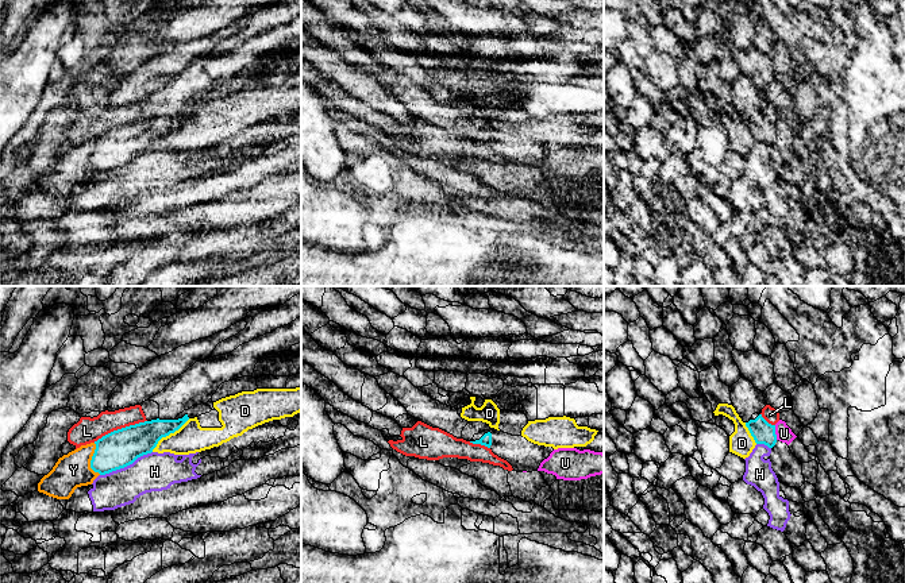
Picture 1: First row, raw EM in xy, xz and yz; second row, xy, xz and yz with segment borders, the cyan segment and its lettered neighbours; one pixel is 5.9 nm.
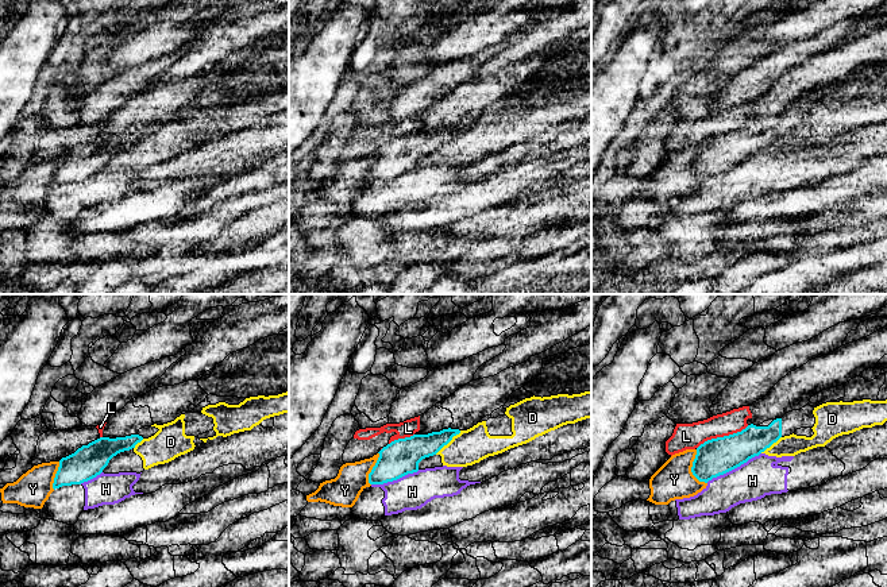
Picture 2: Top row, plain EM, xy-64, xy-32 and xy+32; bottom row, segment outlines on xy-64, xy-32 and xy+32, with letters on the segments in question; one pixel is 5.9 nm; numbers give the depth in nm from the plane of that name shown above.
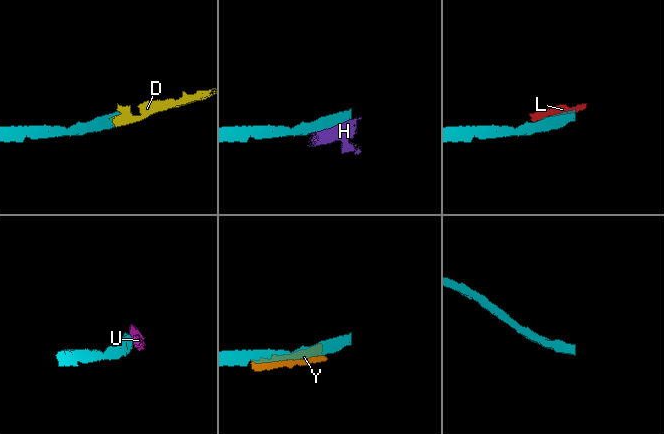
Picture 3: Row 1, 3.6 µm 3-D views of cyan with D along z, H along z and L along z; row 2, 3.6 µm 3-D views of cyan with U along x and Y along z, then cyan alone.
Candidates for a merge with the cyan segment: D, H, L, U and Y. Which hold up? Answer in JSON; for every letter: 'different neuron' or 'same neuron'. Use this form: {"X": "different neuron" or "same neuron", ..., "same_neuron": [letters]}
{"D": "different neuron", "H": "different neuron", "L": "different neuron", "U": "different neuron", "Y": "different neuron", "same_neuron": []}

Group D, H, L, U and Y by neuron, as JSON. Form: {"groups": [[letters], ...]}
{"groups": [["D"], ["H"], ["L"], ["U", "Y"]]}

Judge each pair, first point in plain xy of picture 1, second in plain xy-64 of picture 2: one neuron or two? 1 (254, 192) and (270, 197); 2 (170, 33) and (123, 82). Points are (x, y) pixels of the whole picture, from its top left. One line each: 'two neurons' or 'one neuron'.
1: one neuron
2: two neurons

